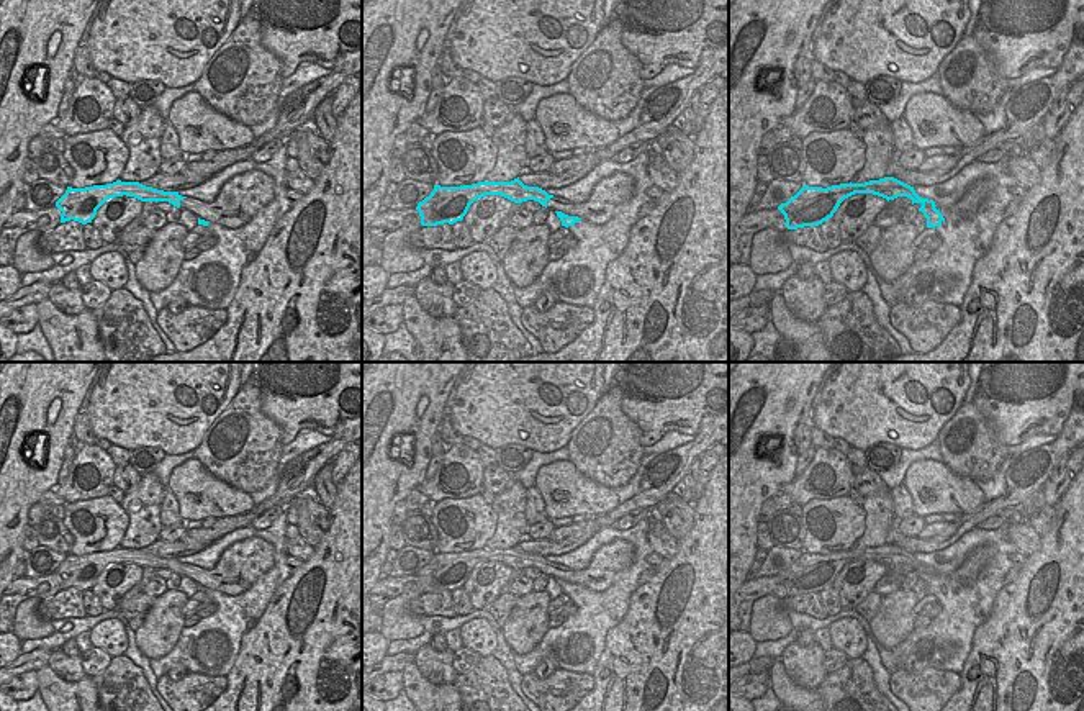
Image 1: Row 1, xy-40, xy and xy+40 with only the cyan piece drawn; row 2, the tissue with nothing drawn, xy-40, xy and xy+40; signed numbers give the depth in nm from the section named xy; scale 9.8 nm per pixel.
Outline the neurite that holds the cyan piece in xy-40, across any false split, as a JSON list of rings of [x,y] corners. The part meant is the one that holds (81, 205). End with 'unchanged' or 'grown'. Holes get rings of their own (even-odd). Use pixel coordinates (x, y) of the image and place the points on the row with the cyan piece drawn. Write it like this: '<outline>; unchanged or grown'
[[[251,170],[229,179],[211,203],[182,197],[178,192],[164,192],[146,187],[139,182],[116,180],[106,185],[85,188],[67,187],[65,193],[56,202],[62,211],[61,223],[79,221],[92,223],[97,210],[110,198],[134,197],[141,202],[169,202],[180,210],[188,210],[198,216],[198,224],[210,223],[237,229],[275,197],[275,182],[260,170]]]; grown

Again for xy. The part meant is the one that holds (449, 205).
[[[617,172],[601,179],[585,203],[571,203],[562,197],[549,195],[539,187],[524,185],[519,177],[511,182],[478,182],[460,187],[434,185],[429,197],[418,203],[416,210],[422,226],[454,224],[462,221],[470,205],[486,195],[501,195],[514,203],[539,202],[553,210],[562,226],[575,226],[581,218],[593,224],[606,224],[614,210],[629,202],[635,193],[630,175]]]; grown

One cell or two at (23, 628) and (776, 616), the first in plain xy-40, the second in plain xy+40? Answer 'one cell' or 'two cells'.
one cell

